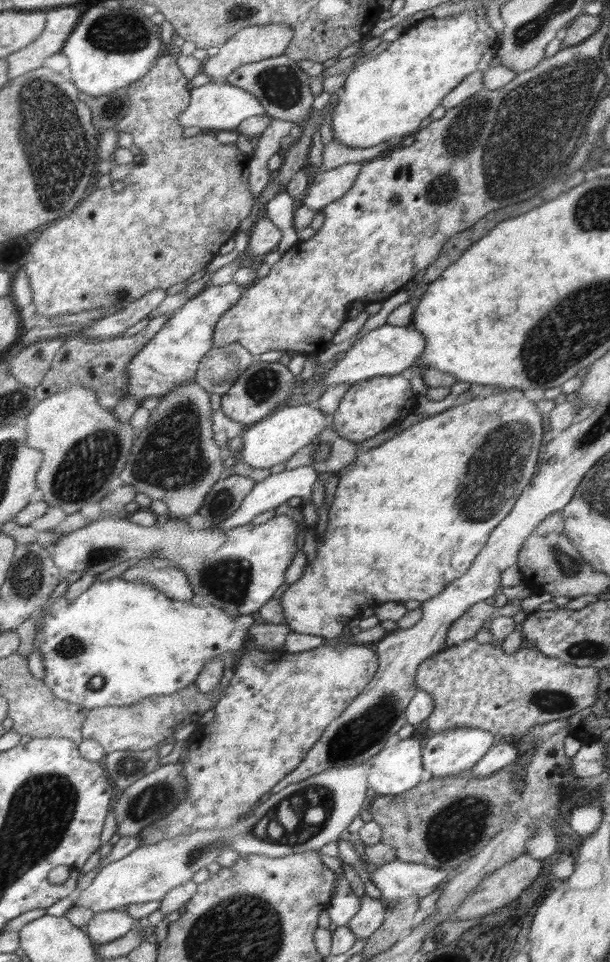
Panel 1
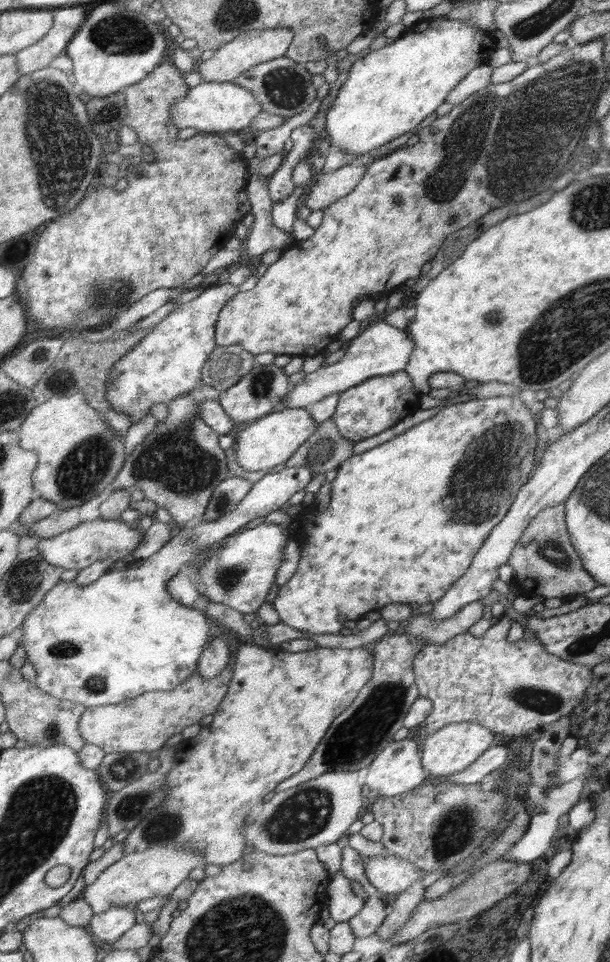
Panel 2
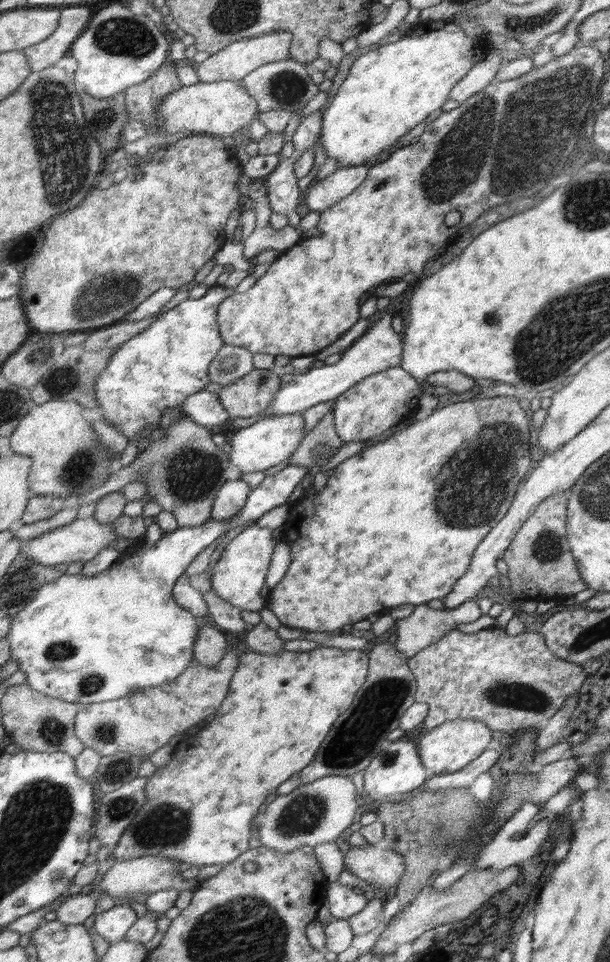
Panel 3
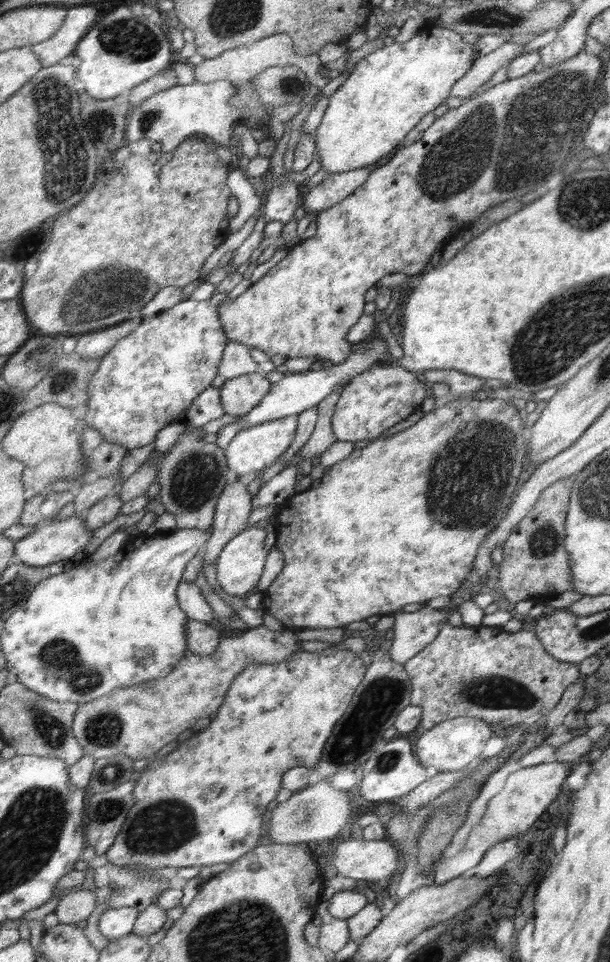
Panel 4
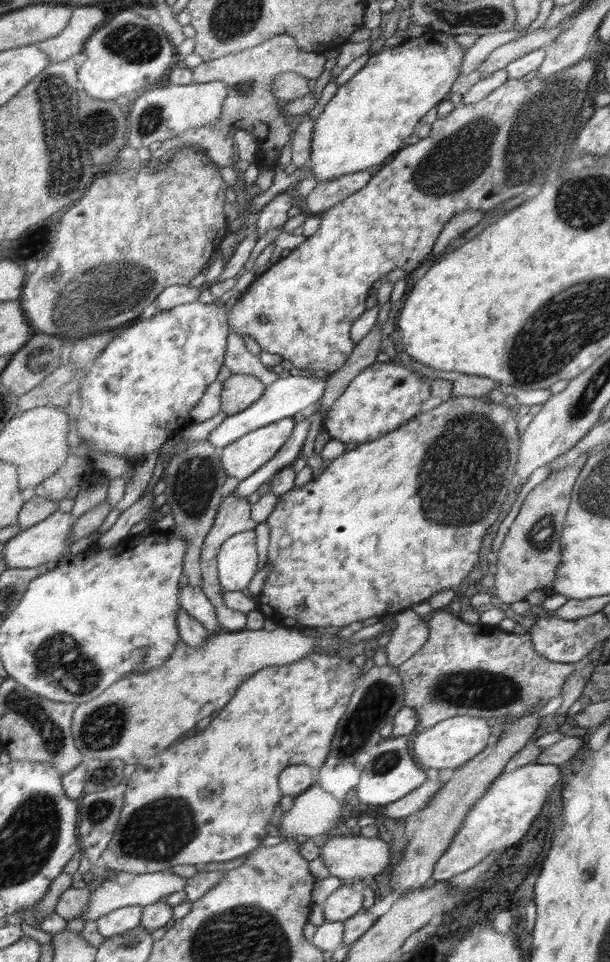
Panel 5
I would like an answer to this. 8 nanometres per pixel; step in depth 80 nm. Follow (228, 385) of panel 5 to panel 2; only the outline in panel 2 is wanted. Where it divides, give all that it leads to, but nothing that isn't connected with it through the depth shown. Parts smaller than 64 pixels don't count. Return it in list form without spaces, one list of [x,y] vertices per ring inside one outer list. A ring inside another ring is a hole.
[[[255,364],[254,368],[242,376],[235,385],[232,385],[228,390],[221,391],[219,403],[226,414],[233,421],[250,423],[259,419],[260,416],[266,417],[266,414],[270,414],[289,393],[288,378],[282,369],[274,364]]]

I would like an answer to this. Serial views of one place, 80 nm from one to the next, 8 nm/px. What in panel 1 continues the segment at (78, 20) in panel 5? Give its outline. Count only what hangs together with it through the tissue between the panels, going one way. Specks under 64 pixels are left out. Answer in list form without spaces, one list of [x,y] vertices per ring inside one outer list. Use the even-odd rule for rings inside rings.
[[[52,8],[46,14],[46,26],[41,35],[32,44],[5,57],[8,63],[8,79],[13,80],[28,71],[42,68],[45,58],[61,52],[78,24],[78,18],[78,8]]]

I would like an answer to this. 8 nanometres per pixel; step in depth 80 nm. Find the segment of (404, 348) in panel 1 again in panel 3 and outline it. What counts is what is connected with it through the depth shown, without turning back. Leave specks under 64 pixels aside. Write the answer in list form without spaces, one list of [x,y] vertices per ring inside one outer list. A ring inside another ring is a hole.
[[[387,313],[374,326],[368,329],[357,341],[343,353],[340,361],[332,365],[324,365],[320,368],[313,367],[306,372],[294,372],[294,377],[284,383],[283,388],[277,392],[271,404],[268,405],[264,416],[292,414],[310,409],[311,406],[321,402],[332,401],[340,394],[355,386],[360,380],[384,372],[393,366],[400,367],[404,353],[403,337],[397,333],[391,325],[394,313]]]

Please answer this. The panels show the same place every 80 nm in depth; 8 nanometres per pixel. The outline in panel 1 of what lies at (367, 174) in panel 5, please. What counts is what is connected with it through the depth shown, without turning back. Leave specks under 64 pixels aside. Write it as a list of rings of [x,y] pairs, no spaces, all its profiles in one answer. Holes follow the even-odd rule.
[[[348,163],[312,175],[307,195],[303,198],[303,206],[318,212],[331,205],[331,202],[338,201],[340,197],[350,192],[362,168],[363,163]]]

